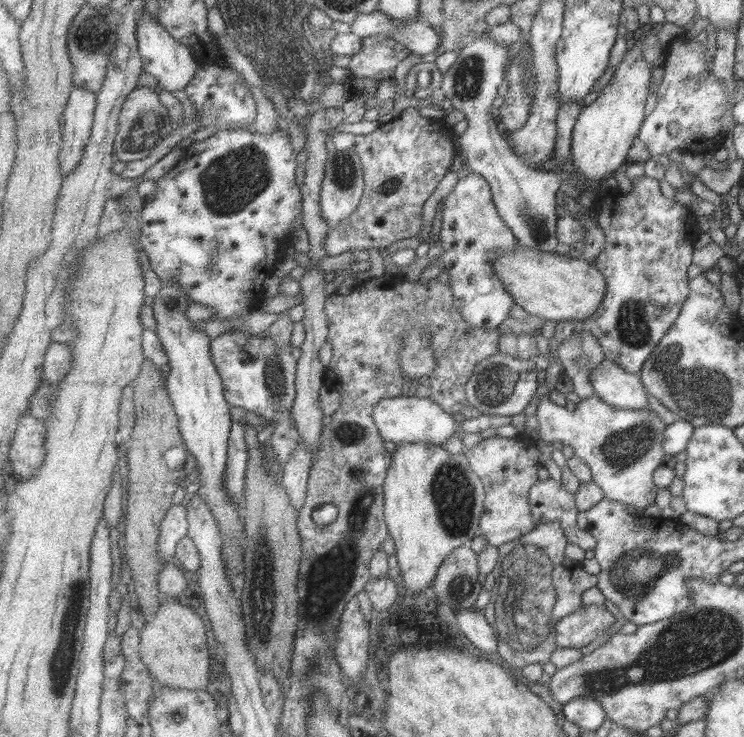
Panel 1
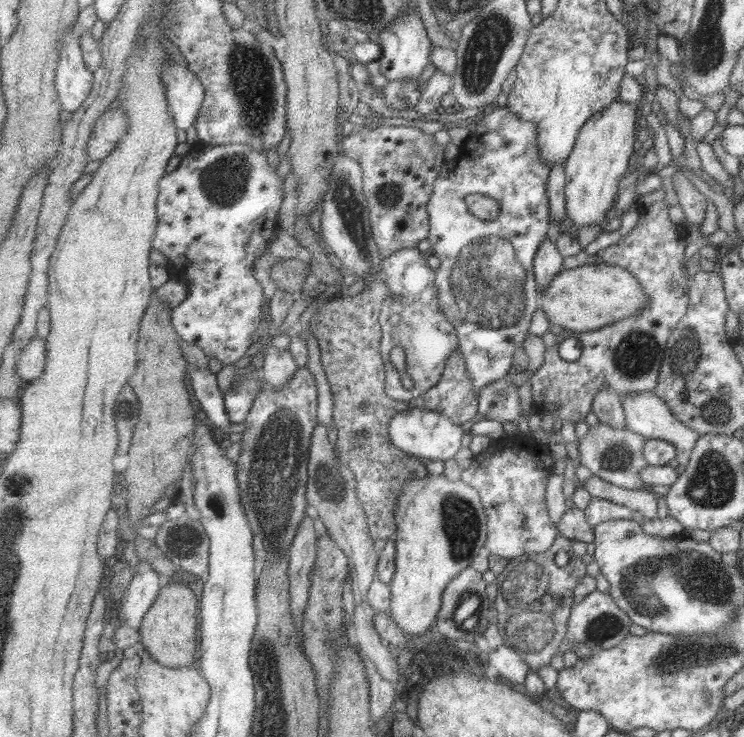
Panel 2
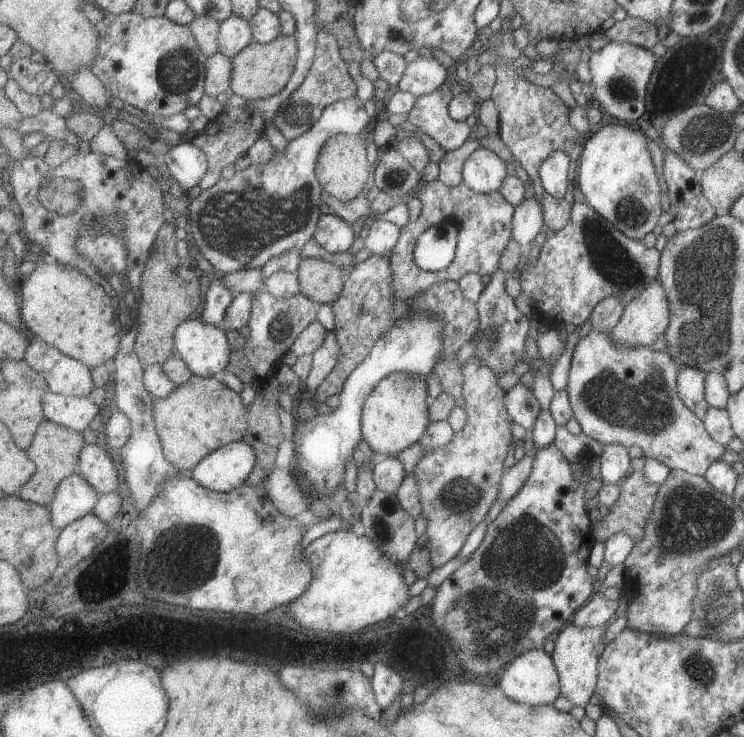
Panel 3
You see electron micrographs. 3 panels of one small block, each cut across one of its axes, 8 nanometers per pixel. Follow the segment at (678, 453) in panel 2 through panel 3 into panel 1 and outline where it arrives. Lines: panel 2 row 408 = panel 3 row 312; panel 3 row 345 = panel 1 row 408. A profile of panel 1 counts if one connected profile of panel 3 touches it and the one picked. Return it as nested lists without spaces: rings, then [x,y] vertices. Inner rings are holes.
[[[604,359],[597,368],[589,372],[593,394],[605,404],[627,410],[650,410],[646,390],[638,373],[625,372],[621,366]]]

